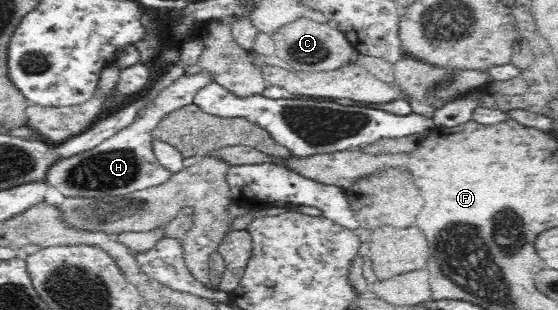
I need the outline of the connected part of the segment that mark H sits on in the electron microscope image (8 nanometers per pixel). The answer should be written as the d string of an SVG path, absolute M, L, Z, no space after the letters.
M209 70L182 75L162 90L140 119L134 121L129 127L107 138L94 150L56 161L47 170L45 181L55 186L64 195L64 201L55 205L60 209L60 219L64 224L75 229L104 231L115 237L127 232L148 232L156 228L164 228L168 222L176 218L186 206L182 206L180 186L174 186L174 180L171 179L174 178L173 172L166 170L152 151L153 130L166 114L190 104L201 88L212 83L216 83L215 76Z

